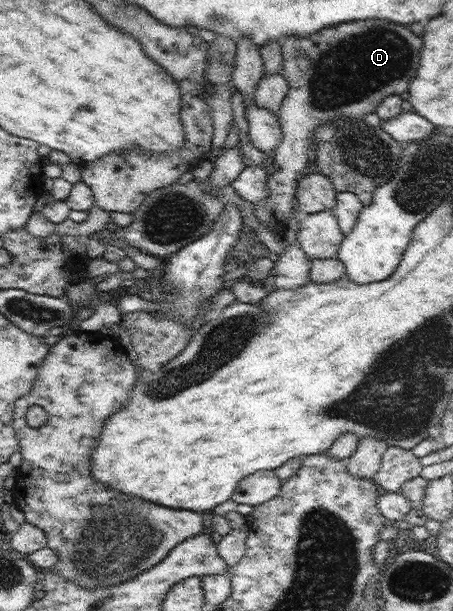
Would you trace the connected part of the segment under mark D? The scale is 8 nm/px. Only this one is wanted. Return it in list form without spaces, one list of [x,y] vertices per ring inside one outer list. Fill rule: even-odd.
[[[356,20],[332,26],[328,30],[320,30],[312,36],[287,36],[281,45],[283,52],[283,75],[288,81],[289,89],[284,97],[279,112],[282,140],[280,146],[275,149],[274,167],[270,168],[267,181],[270,189],[269,197],[262,202],[254,203],[256,218],[268,225],[267,229],[275,232],[284,232],[287,229],[288,220],[292,218],[292,207],[298,210],[296,204],[297,181],[302,178],[302,170],[310,163],[308,159],[308,147],[314,145],[314,134],[320,124],[338,120],[338,118],[358,118],[366,114],[376,112],[384,98],[390,95],[400,95],[408,90],[410,80],[416,76],[418,64],[420,64],[420,48],[422,38],[412,34],[410,28],[402,24],[394,24],[388,20]]]

